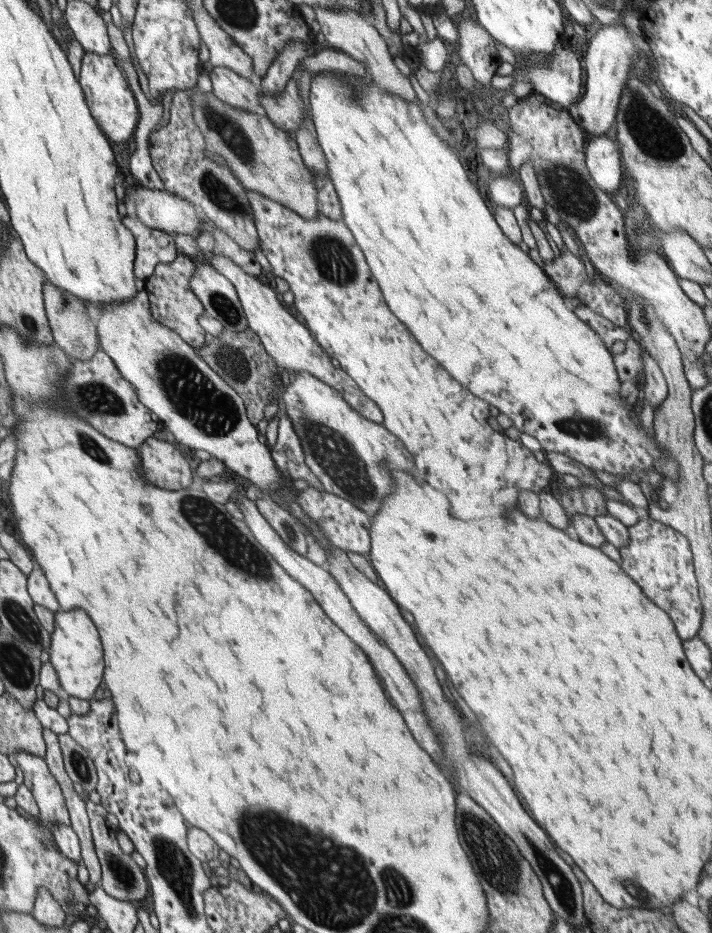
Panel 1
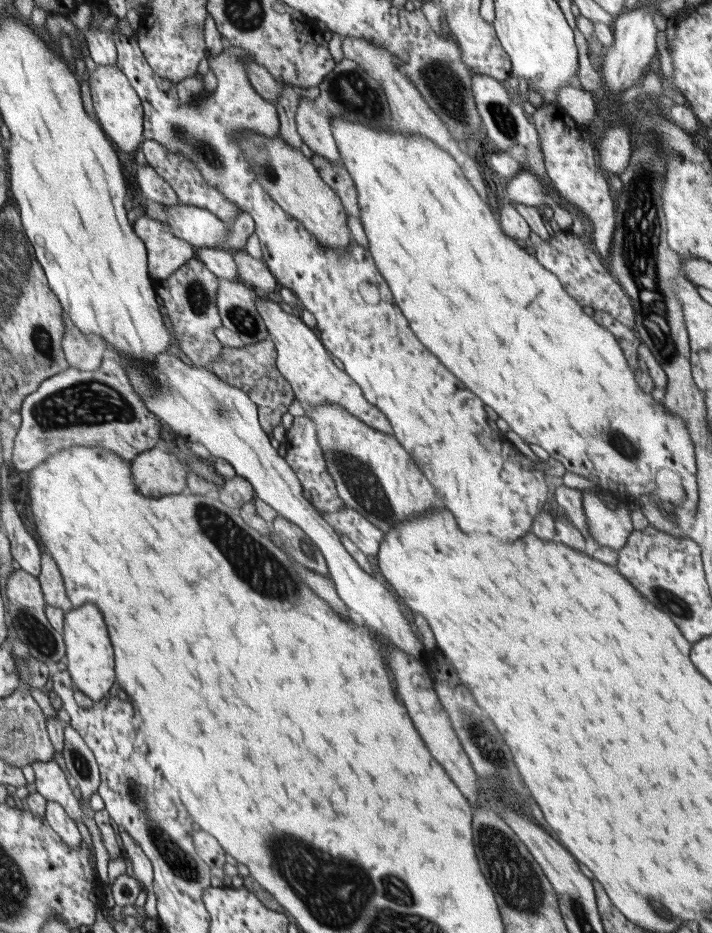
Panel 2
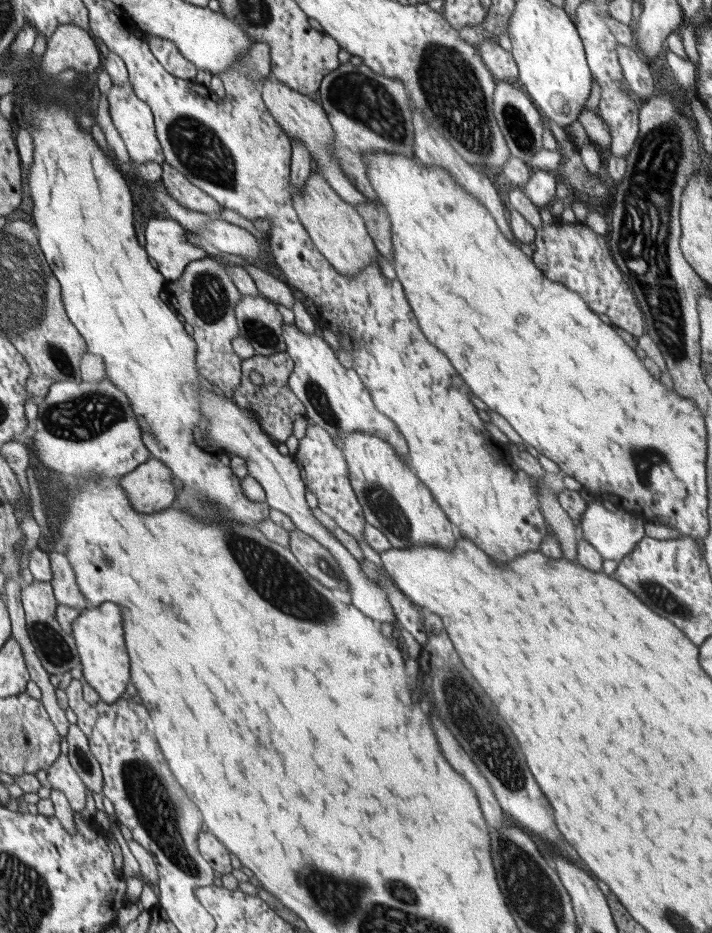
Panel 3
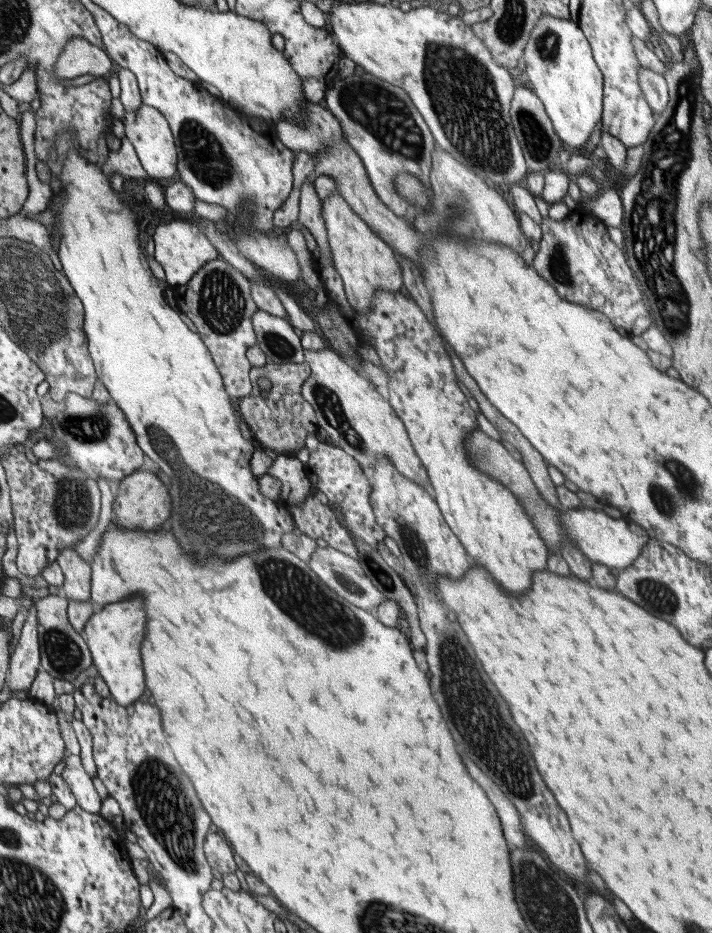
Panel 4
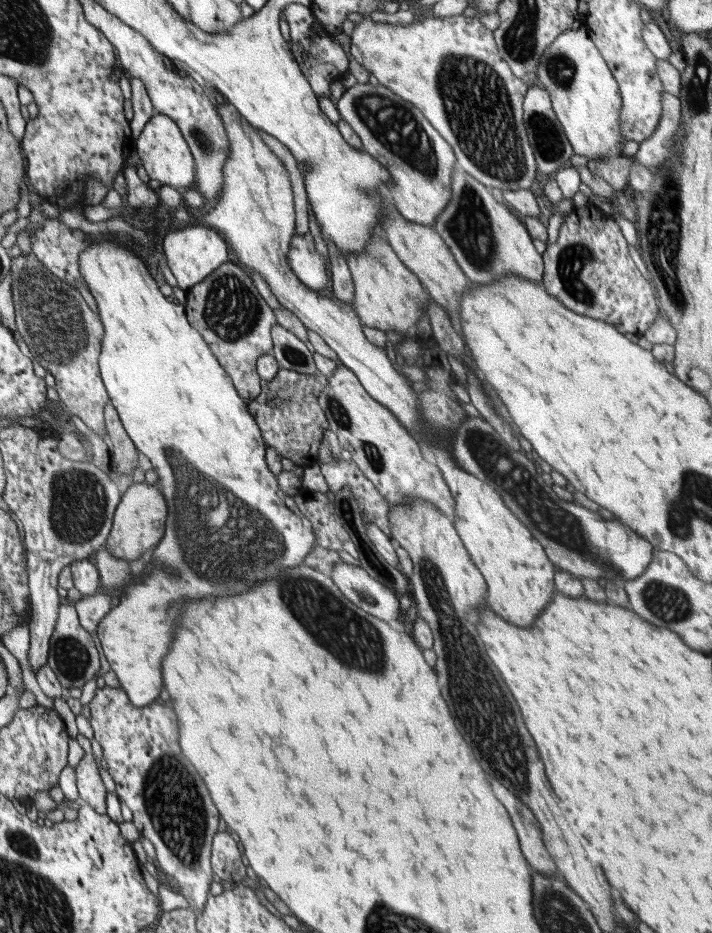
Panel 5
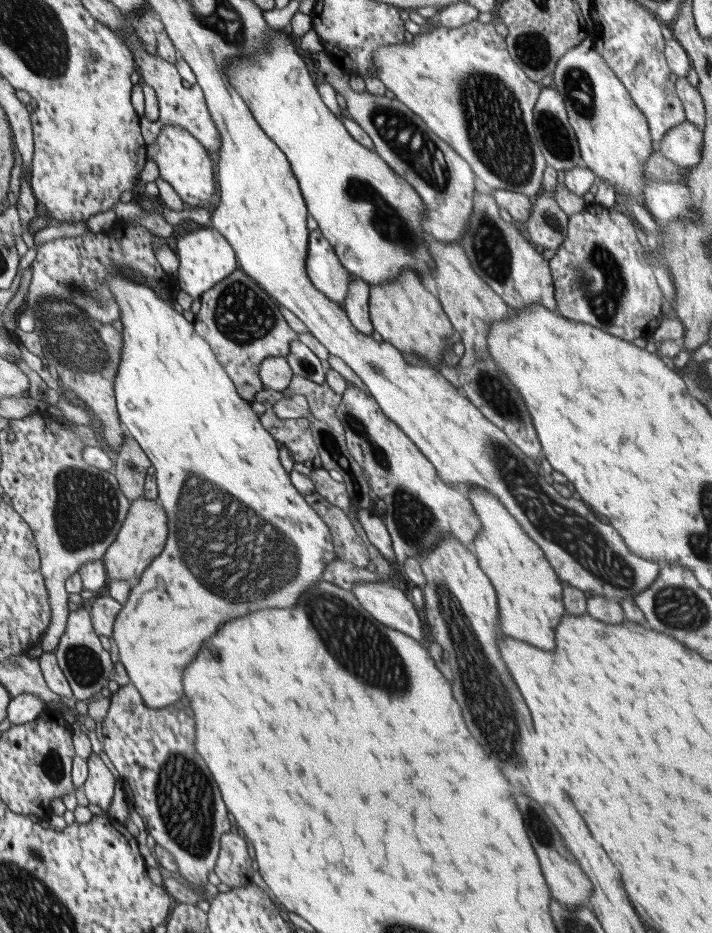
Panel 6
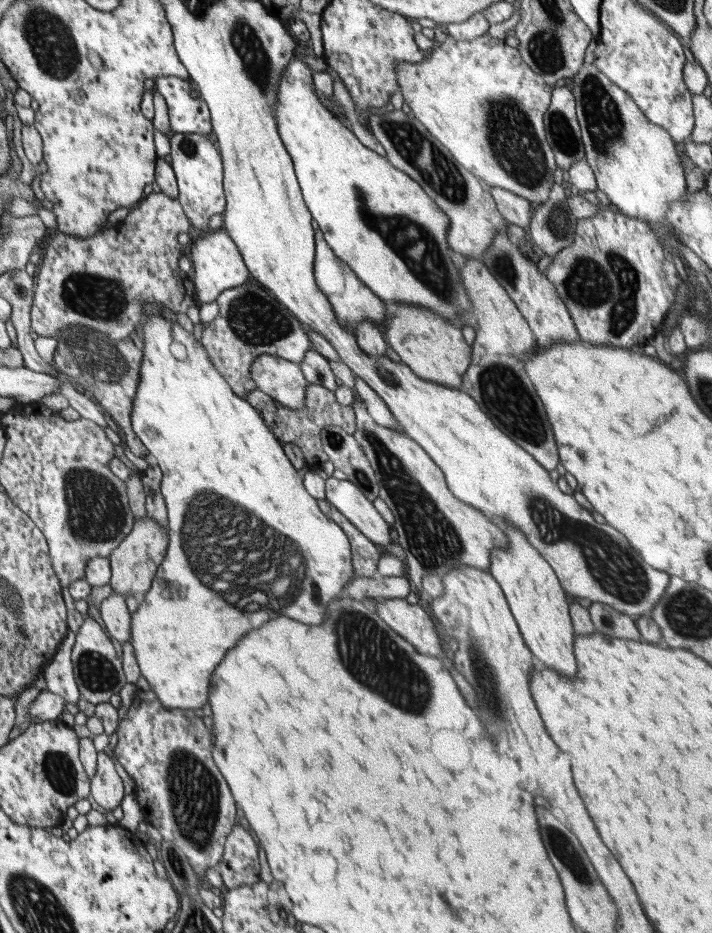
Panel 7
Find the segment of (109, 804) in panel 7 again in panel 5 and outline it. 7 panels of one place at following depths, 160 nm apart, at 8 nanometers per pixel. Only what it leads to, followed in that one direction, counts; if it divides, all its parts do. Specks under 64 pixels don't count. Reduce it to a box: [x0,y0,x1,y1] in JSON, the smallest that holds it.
[75,733,107,814]

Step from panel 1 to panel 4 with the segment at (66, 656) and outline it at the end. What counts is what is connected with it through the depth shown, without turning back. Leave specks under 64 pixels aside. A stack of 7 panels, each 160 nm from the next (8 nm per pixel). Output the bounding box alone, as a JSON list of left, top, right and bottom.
[84,597,146,705]

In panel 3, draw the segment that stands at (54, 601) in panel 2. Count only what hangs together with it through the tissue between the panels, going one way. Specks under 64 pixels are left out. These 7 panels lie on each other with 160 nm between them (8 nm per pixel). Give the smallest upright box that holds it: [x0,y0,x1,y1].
[47,552,89,611]

